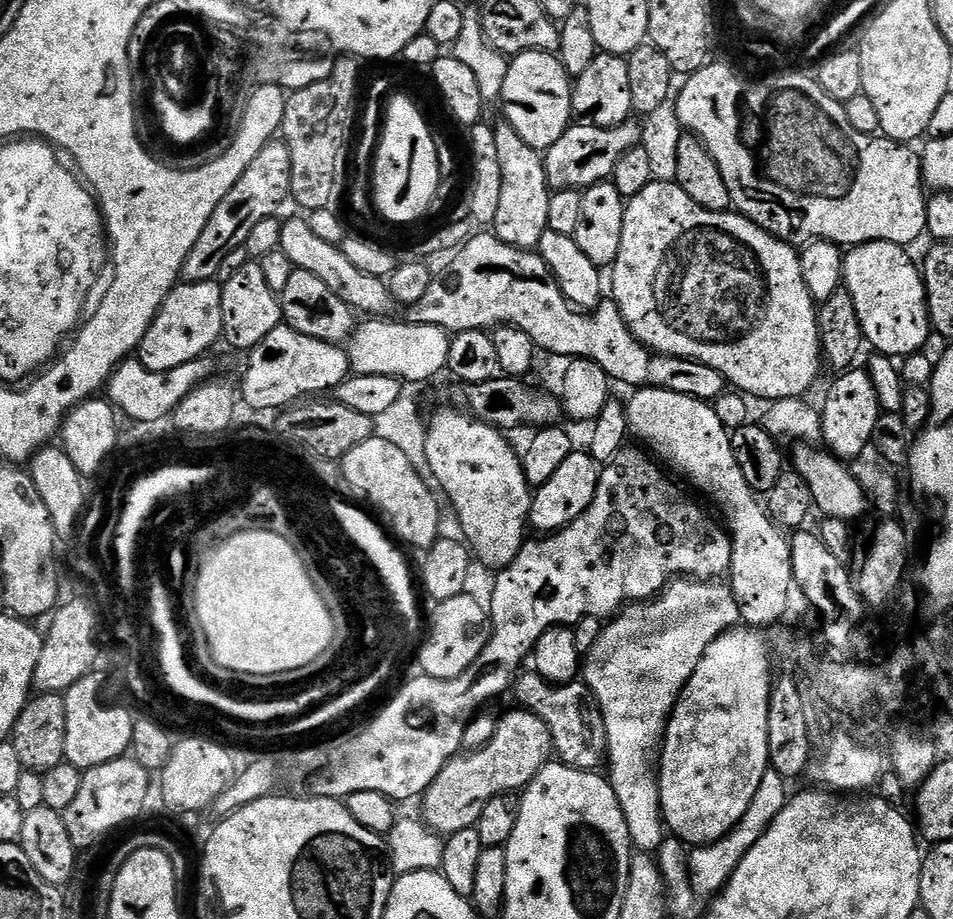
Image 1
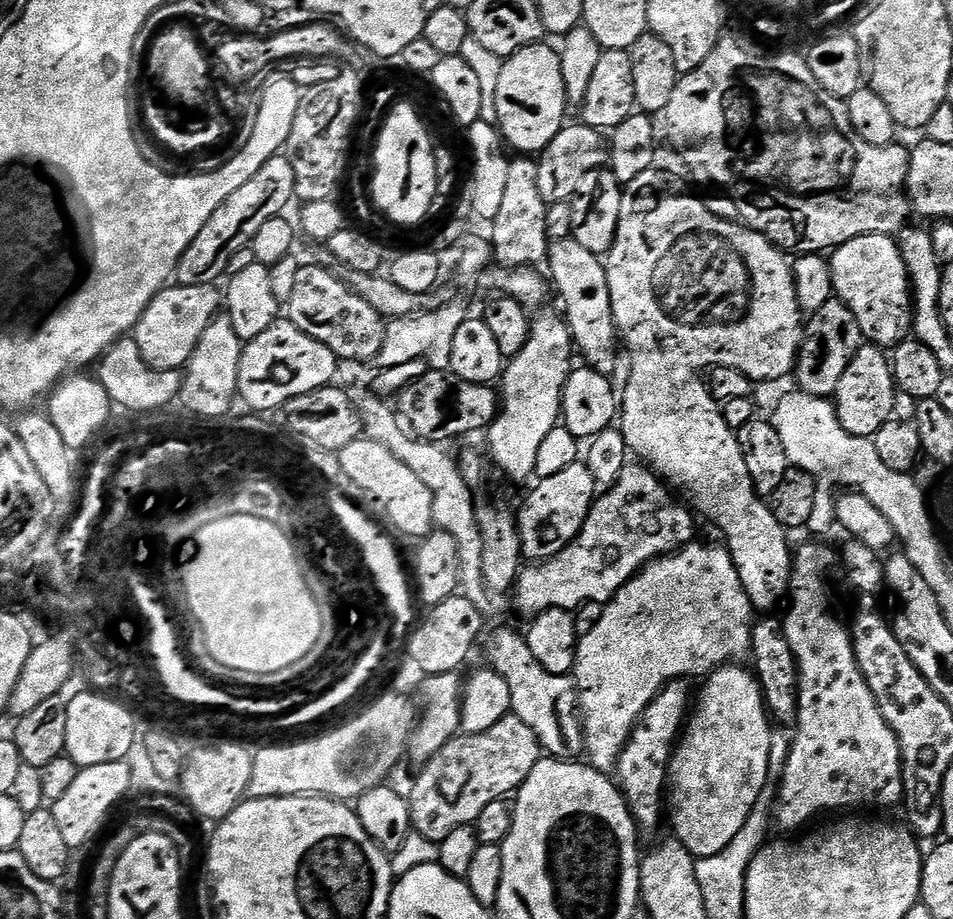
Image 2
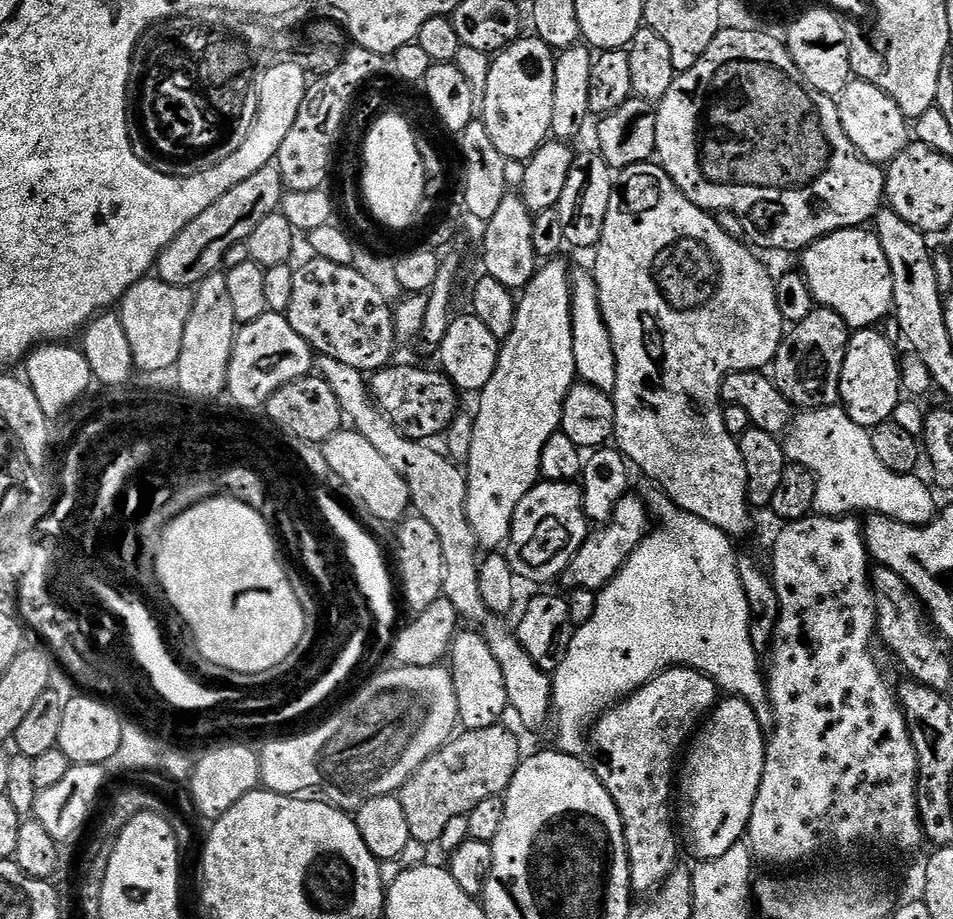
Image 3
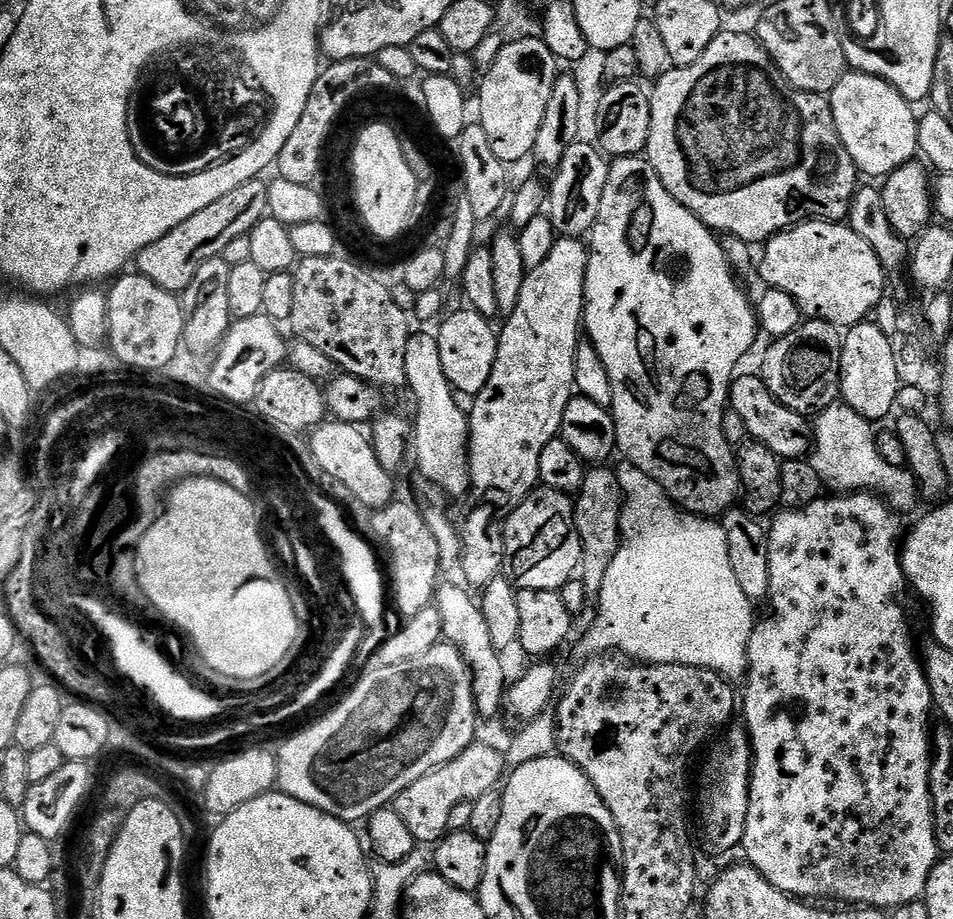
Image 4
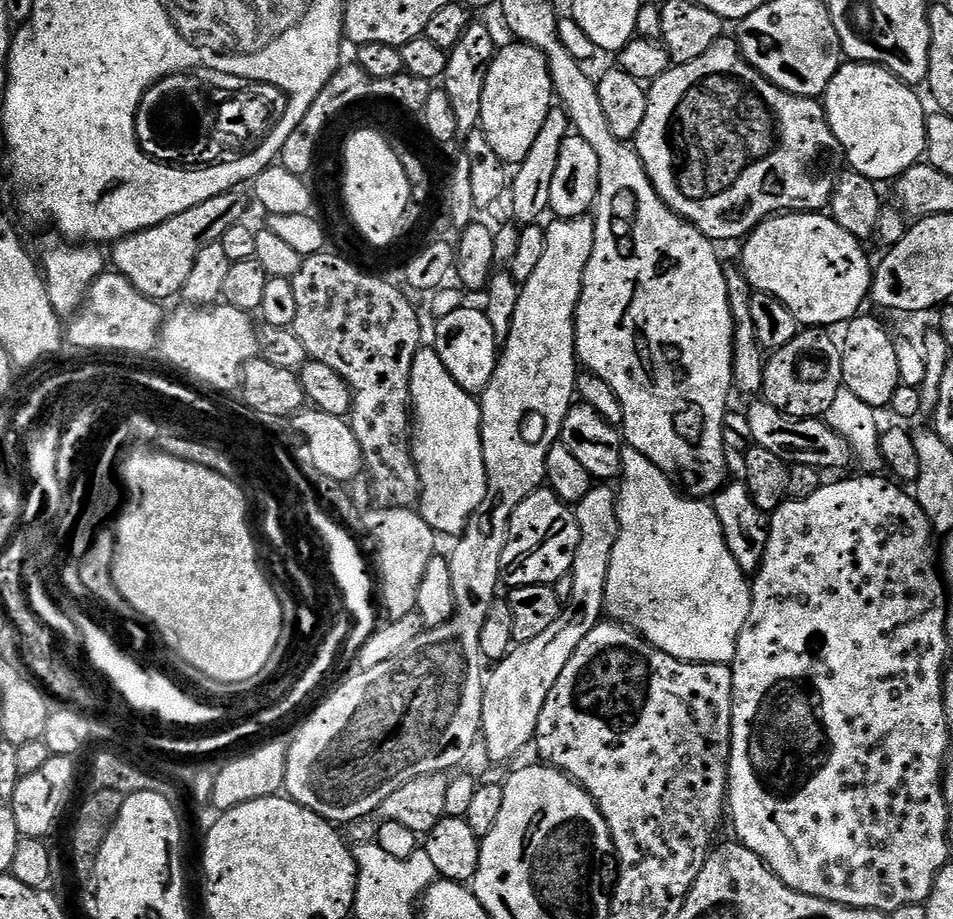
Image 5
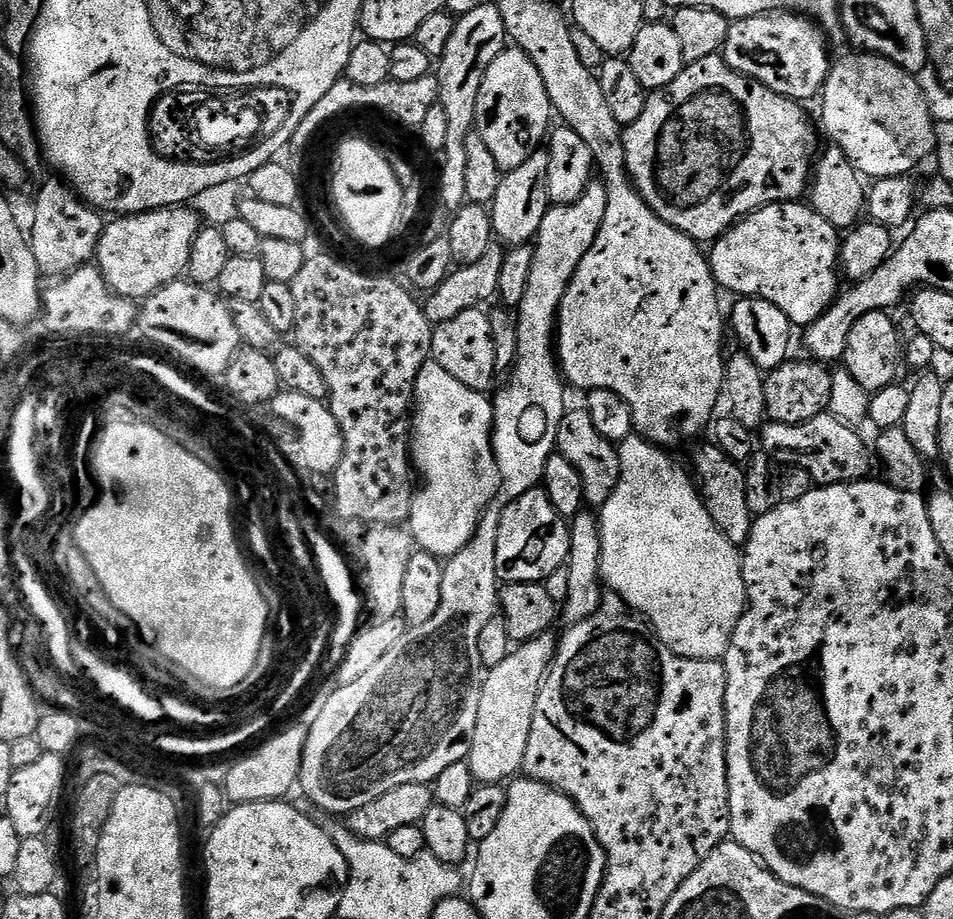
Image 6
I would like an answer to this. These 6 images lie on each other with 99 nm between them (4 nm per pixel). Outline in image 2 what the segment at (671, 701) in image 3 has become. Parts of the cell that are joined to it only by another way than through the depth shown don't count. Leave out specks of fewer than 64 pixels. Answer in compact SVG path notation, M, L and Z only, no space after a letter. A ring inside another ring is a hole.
M687 679L671 680L644 707L644 712L633 728L627 746L621 750L620 761L614 769L615 783L628 803L628 809L631 810L632 818L641 833L652 832L660 824L660 812L662 816L662 805L666 800L668 764L690 712L688 684Z

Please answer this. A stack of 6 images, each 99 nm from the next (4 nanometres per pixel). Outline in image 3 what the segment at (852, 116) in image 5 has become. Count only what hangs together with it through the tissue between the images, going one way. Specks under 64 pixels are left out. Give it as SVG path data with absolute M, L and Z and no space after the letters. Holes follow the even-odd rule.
M853 79L842 90L836 100L838 118L842 118L842 130L846 130L846 138L854 142L854 146L872 164L887 166L894 157L902 154L910 143L910 120L902 114L898 102L890 98L878 86L865 80Z

